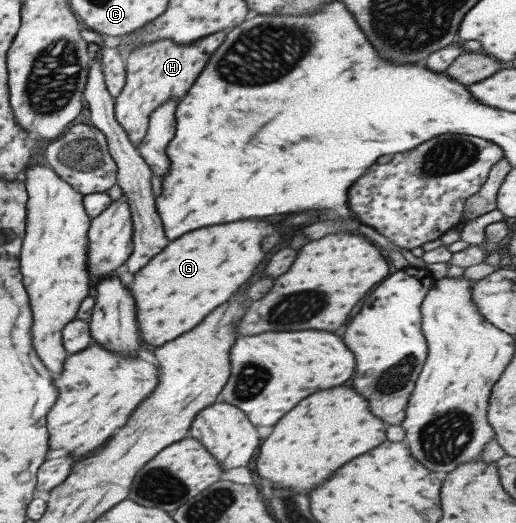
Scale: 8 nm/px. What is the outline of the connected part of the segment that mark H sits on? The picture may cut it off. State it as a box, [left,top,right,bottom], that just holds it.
[113,29,229,148]

